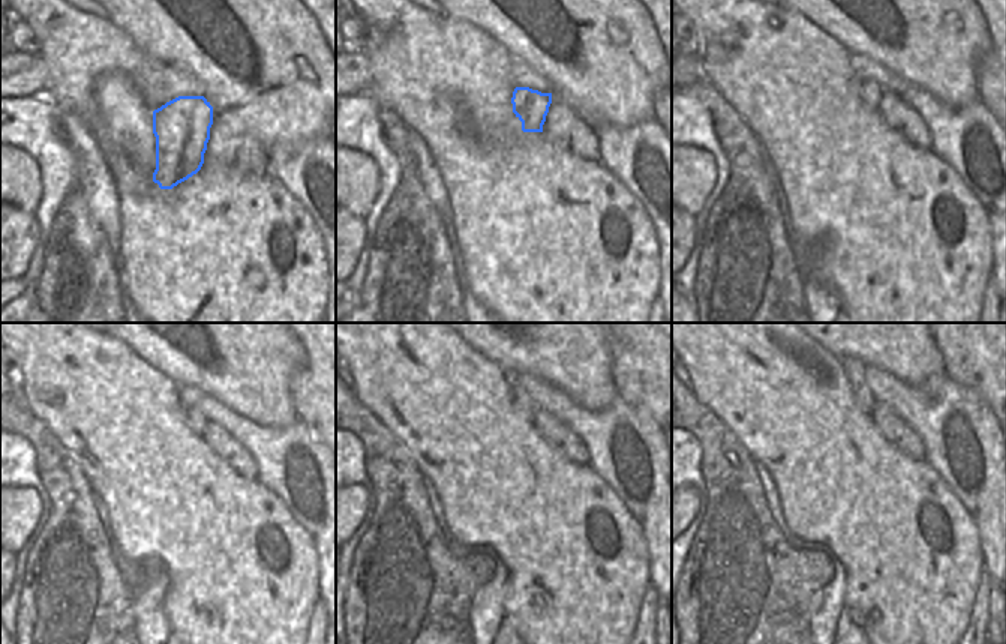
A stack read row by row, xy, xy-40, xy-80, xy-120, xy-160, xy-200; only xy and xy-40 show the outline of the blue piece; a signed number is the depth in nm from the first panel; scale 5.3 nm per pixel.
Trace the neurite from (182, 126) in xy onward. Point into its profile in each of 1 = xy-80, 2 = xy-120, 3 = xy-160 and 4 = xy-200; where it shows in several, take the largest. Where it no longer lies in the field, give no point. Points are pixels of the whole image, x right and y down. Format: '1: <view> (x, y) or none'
1: xy-80 (868, 90)
2: xy-120 (194, 419)
3: xy-160 (526, 406)
4: xy-200 (856, 370)

